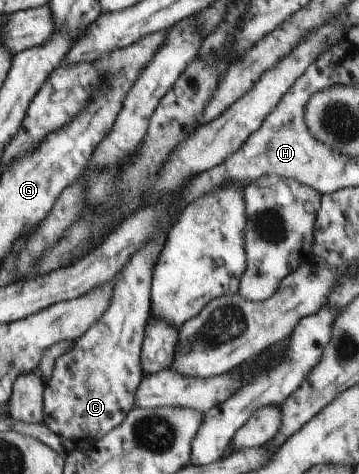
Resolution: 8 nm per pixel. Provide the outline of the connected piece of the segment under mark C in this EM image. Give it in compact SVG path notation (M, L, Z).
M161 231L153 241L145 243L131 257L125 269L113 279L113 299L109 309L99 317L99 321L89 327L81 337L75 340L73 347L56 360L48 380L42 389L42 422L51 433L59 438L59 443L66 455L70 450L93 449L98 445L100 436L109 433L123 421L127 412L134 407L135 388L142 380L140 370L140 345L143 339L144 327L150 315L150 281L156 259L160 254L164 241L161 239L165 231Z

